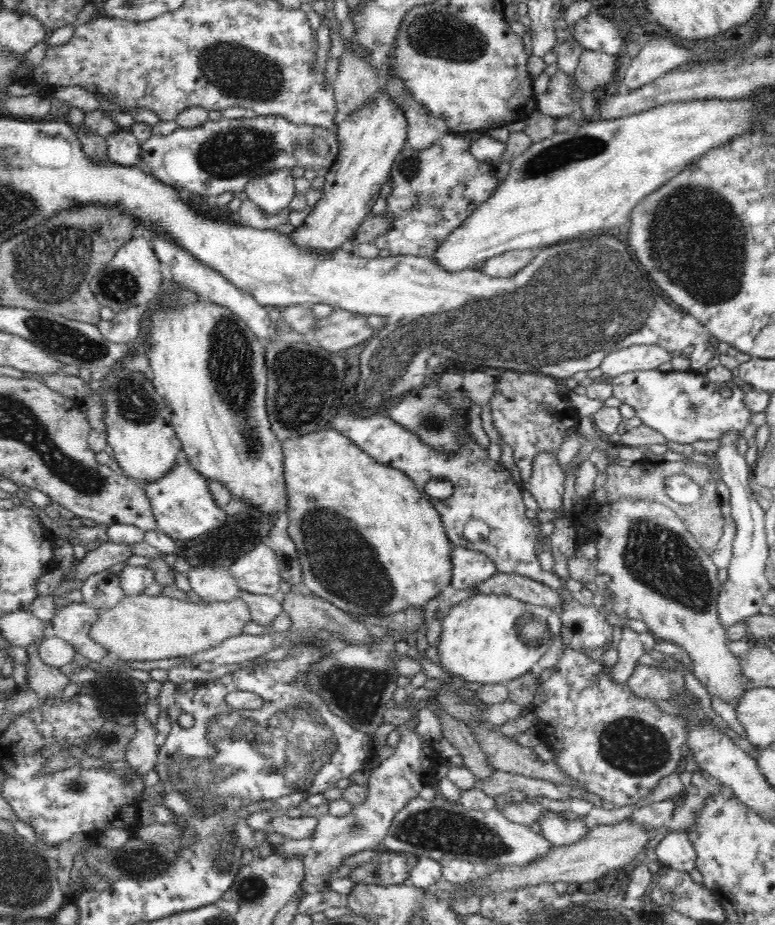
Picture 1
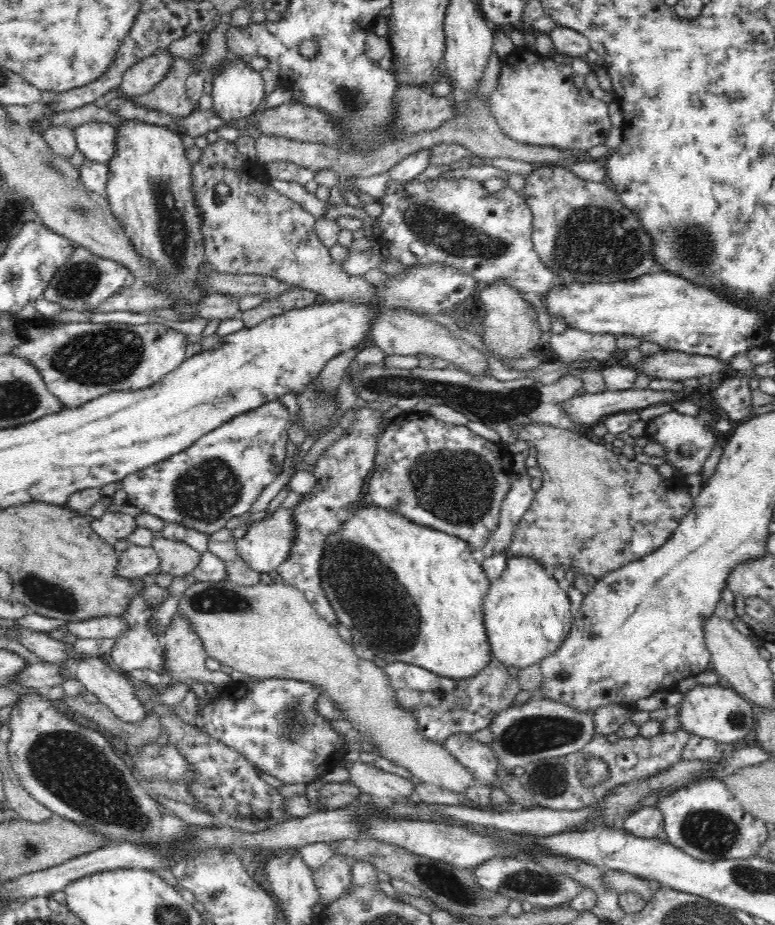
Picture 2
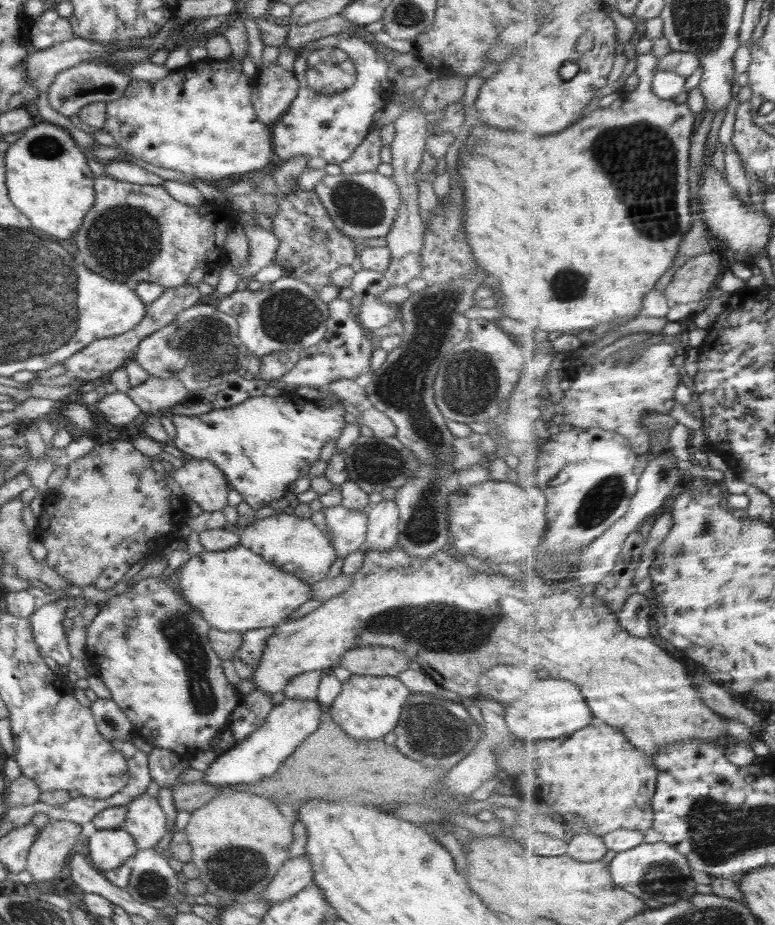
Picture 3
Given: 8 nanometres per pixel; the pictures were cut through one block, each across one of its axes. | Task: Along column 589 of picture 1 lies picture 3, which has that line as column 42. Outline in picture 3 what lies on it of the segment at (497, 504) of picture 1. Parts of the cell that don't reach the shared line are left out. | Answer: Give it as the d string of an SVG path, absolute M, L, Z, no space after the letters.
M66 598L40 604L28 618L39 650L60 666L68 666L71 659L66 639L67 629L62 625L62 620L67 617L68 604L70 601Z

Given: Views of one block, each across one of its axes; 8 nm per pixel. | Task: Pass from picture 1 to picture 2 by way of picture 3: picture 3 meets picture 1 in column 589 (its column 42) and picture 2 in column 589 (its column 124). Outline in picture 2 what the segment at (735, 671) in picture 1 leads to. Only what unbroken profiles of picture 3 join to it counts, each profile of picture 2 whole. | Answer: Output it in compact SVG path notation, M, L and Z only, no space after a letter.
M531 423L517 425L515 432L518 439L534 443L543 483L535 491L532 504L517 522L516 532L512 536L512 546L504 553L507 557L520 555L532 557L549 575L552 575L554 568L559 565L563 566L565 571L573 567L576 572L584 576L592 574L599 579L608 571L640 560L660 549L673 536L679 522L694 506L690 493L688 492L686 496L686 490L676 488L672 477L662 478L657 468L650 464L629 460L622 454L616 456L612 448L595 444L584 436L579 436L574 429L565 430Z

